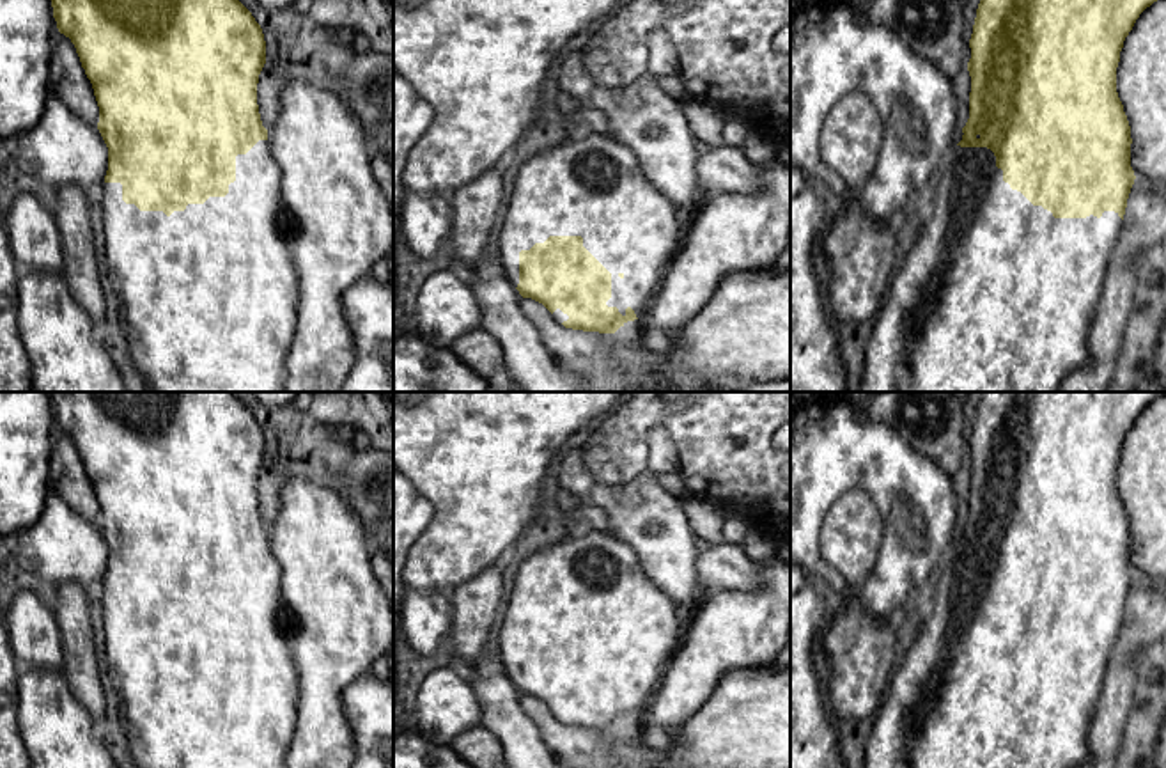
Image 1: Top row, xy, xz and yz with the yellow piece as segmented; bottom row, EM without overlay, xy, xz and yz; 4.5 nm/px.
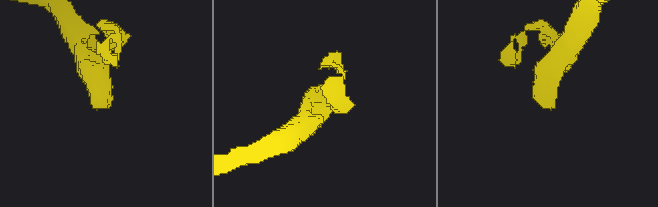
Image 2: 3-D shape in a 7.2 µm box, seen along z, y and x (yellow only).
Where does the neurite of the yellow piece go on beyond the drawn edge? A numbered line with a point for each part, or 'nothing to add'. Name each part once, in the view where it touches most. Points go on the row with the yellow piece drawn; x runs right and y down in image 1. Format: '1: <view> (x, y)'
1: xy (208, 297)

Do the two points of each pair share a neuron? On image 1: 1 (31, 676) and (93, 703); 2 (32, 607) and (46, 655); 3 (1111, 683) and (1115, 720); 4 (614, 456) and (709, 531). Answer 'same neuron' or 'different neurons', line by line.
1: different neurons
2: same neuron
3: same neuron
4: different neurons

